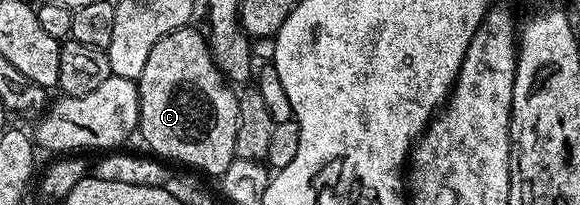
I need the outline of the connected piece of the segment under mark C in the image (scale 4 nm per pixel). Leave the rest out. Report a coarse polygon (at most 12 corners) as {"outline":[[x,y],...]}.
{"outline":[[192,27],[137,78],[138,136],[215,179],[235,161],[239,93]]}

